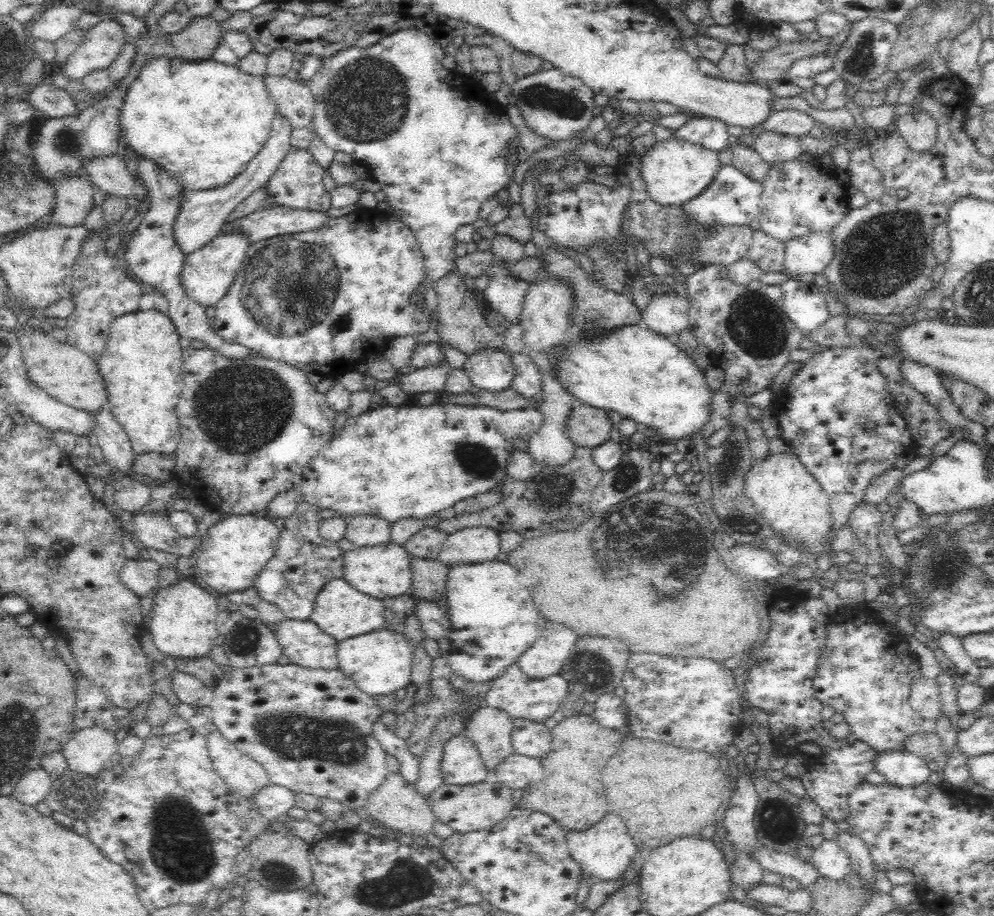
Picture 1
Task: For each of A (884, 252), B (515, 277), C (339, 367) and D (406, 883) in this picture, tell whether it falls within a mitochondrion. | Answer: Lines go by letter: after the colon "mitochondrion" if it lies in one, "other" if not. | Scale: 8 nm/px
A: mitochondrion
B: other
C: other
D: mitochondrion

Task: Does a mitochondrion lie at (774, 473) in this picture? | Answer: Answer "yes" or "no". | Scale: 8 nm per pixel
no

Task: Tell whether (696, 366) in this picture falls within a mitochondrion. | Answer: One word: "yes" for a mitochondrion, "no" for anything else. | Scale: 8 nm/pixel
no

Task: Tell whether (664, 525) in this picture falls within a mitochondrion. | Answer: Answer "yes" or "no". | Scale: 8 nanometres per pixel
yes

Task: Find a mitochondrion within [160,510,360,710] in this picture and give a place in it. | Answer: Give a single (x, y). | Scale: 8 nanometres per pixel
(247, 640)

